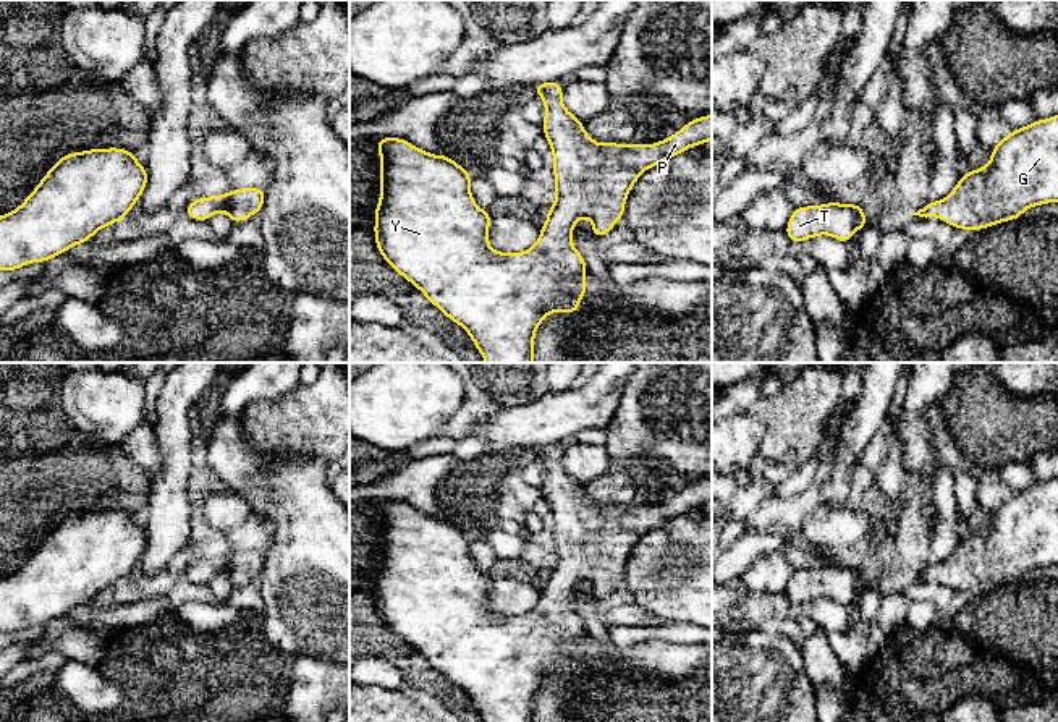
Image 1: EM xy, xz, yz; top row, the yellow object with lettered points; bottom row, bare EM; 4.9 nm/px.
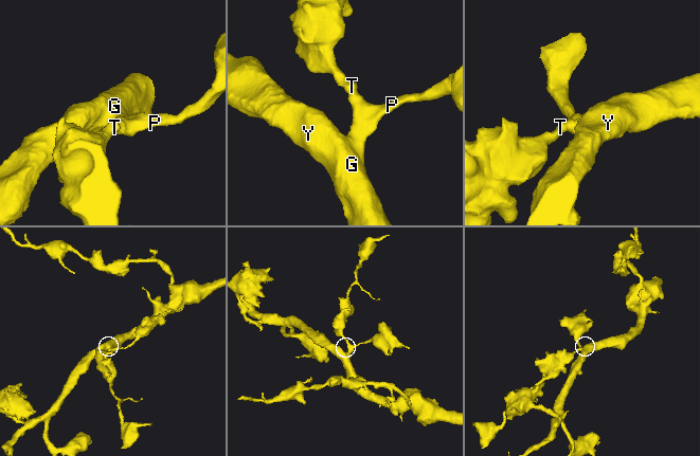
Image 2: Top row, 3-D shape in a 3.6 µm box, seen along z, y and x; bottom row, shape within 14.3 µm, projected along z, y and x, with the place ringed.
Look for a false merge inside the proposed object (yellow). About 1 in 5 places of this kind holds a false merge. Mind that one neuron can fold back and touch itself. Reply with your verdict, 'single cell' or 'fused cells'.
single cell

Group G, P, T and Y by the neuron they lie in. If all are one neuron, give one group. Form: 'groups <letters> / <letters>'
groups G P T Y

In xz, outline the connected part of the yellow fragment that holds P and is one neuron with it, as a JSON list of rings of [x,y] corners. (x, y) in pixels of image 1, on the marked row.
[[[558,81],[534,86],[545,105],[542,121],[544,136],[553,152],[555,204],[547,209],[547,223],[540,227],[537,243],[523,253],[498,253],[489,246],[490,210],[479,209],[469,188],[472,173],[448,155],[434,155],[401,138],[379,138],[377,152],[382,159],[379,170],[380,199],[374,212],[375,246],[390,267],[438,308],[448,319],[461,325],[485,363],[535,363],[535,330],[550,312],[573,316],[589,287],[584,275],[589,272],[584,256],[571,244],[576,222],[581,217],[592,220],[594,240],[607,235],[620,219],[624,219],[624,204],[639,175],[692,146],[712,141],[712,115],[694,118],[673,136],[654,144],[595,142],[582,126],[582,120],[563,105],[563,86]]]

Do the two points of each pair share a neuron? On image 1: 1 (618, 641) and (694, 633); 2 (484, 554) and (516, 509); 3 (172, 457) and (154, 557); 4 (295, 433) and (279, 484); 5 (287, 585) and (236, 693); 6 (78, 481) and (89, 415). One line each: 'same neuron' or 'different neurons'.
1: same neuron
2: different neurons
3: same neuron
4: different neurons
5: different neurons
6: different neurons

